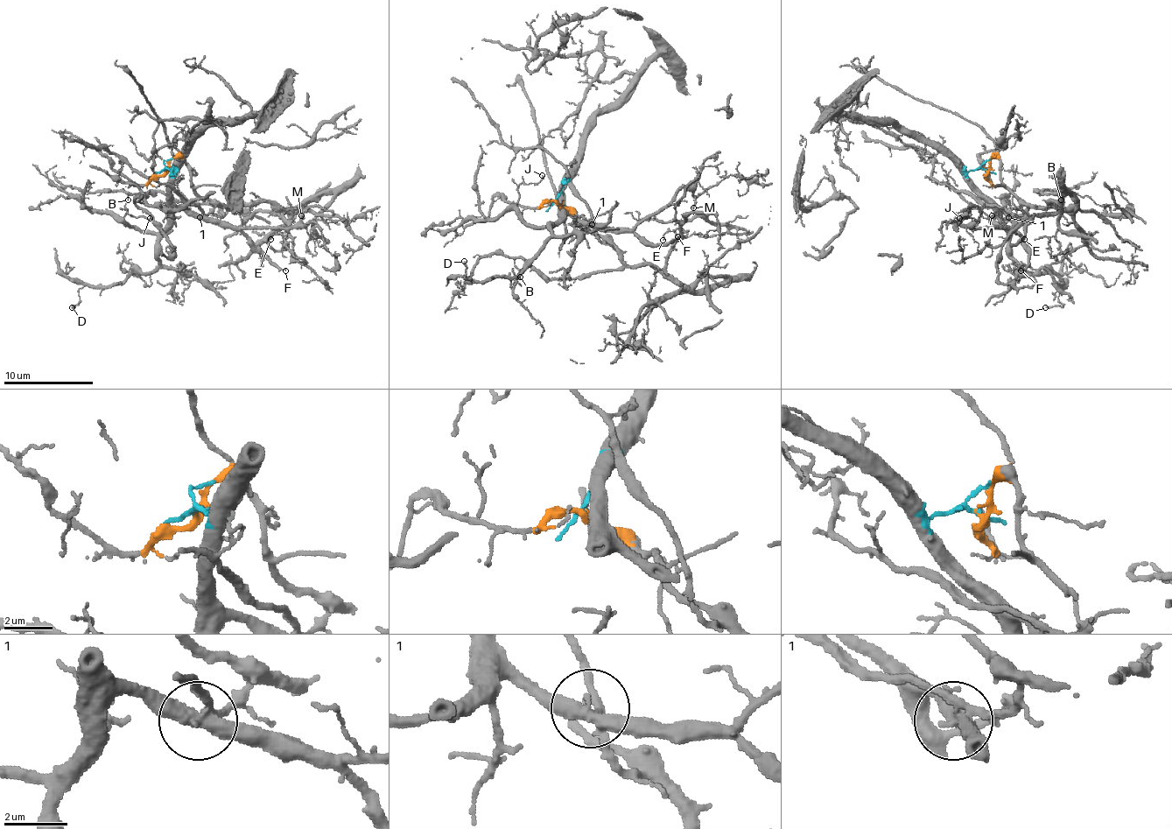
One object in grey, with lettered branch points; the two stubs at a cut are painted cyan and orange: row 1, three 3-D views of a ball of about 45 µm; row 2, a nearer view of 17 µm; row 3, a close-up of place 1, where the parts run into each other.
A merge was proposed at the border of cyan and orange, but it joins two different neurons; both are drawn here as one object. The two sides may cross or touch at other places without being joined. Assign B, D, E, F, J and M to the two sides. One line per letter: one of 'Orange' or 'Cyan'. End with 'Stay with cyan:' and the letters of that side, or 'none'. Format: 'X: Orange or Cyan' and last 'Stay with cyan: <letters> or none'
B: Orange
D: Cyan
E: Orange
F: Cyan
J: Cyan
M: Cyan
Stay with cyan: D, F, J, M

